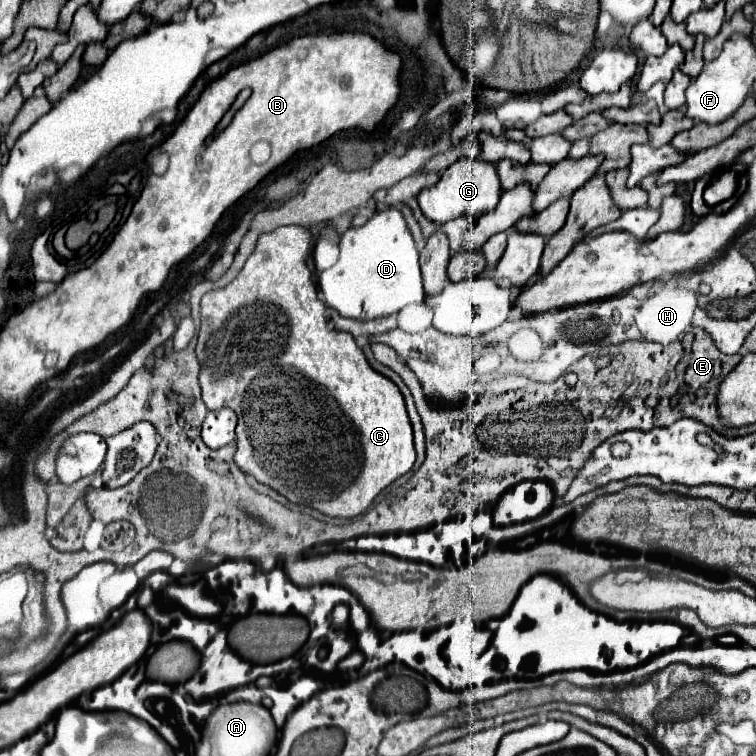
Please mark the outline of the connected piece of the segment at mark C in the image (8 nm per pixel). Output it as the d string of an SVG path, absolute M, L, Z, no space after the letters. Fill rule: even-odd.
M280 226L270 234L260 234L256 250L246 260L240 274L228 286L204 294L202 326L200 326L200 334L198 334L198 346L196 346L196 354L202 364L202 374L200 374L202 400L208 406L208 410L230 408L236 412L236 416L238 416L238 426L236 426L238 450L236 450L234 462L240 466L240 470L256 476L258 482L268 484L270 488L274 488L276 492L280 492L294 504L310 506L328 516L354 518L354 516L362 514L370 506L370 502L388 484L392 484L396 478L404 476L412 468L412 464L416 460L414 436L412 436L412 424L410 424L410 418L406 412L406 404L404 404L404 398L402 398L398 386L390 378L372 370L372 366L364 358L362 348L356 344L356 340L350 334L330 330L328 318L326 318L326 306L322 300L318 300L318 288L312 280L312 270L306 264L310 258L310 252L312 252L312 242L314 242L314 234L306 226Z

